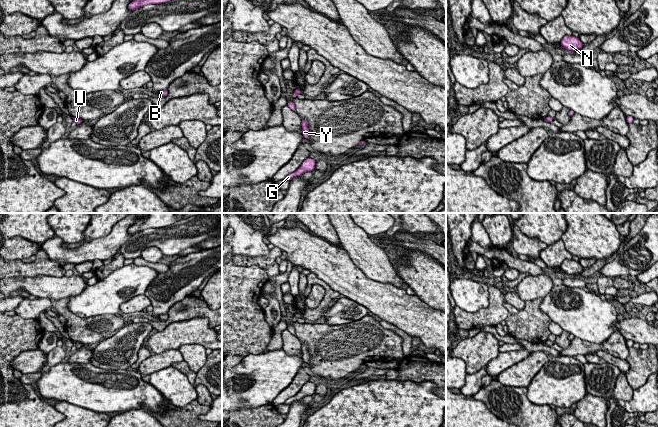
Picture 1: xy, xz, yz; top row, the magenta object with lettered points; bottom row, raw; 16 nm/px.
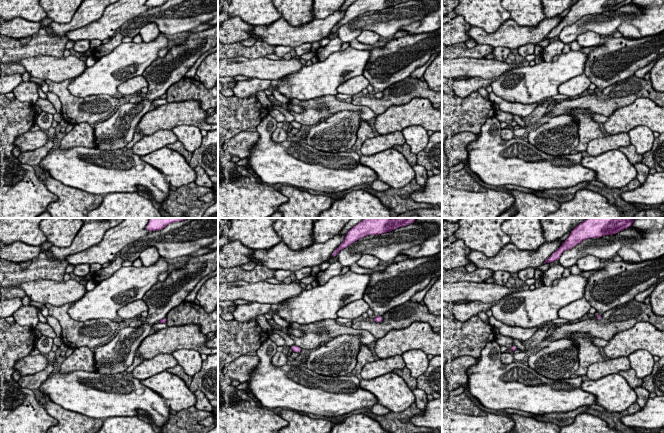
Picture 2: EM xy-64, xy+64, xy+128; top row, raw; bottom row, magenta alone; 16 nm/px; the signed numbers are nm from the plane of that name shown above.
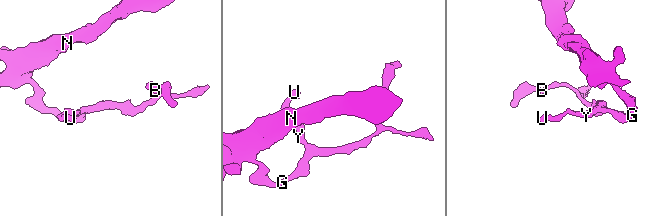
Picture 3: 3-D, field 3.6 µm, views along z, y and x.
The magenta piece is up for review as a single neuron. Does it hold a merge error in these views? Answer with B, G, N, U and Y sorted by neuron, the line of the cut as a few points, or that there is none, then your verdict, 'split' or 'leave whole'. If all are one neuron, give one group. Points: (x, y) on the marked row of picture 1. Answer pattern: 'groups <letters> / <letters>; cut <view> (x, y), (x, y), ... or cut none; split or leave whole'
groups B G N U Y; cut none; leave whole

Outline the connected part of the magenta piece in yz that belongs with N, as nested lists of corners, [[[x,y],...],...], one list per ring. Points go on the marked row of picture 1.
[[[573,35],[564,36],[560,44],[567,52],[578,51],[584,46],[578,37]]]

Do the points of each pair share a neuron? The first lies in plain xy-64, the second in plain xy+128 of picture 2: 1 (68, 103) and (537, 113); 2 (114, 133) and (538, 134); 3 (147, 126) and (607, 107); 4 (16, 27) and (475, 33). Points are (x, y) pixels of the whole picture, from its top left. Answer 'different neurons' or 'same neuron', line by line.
1: same neuron
2: same neuron
3: different neurons
4: different neurons

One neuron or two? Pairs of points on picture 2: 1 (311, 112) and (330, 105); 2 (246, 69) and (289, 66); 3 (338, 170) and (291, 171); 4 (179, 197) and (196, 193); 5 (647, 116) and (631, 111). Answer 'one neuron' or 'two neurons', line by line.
1: one neuron
2: one neuron
3: one neuron
4: one neuron
5: one neuron

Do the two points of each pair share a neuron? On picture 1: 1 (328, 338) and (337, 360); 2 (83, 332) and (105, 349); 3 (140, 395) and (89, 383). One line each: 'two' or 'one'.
1: one
2: two
3: one

